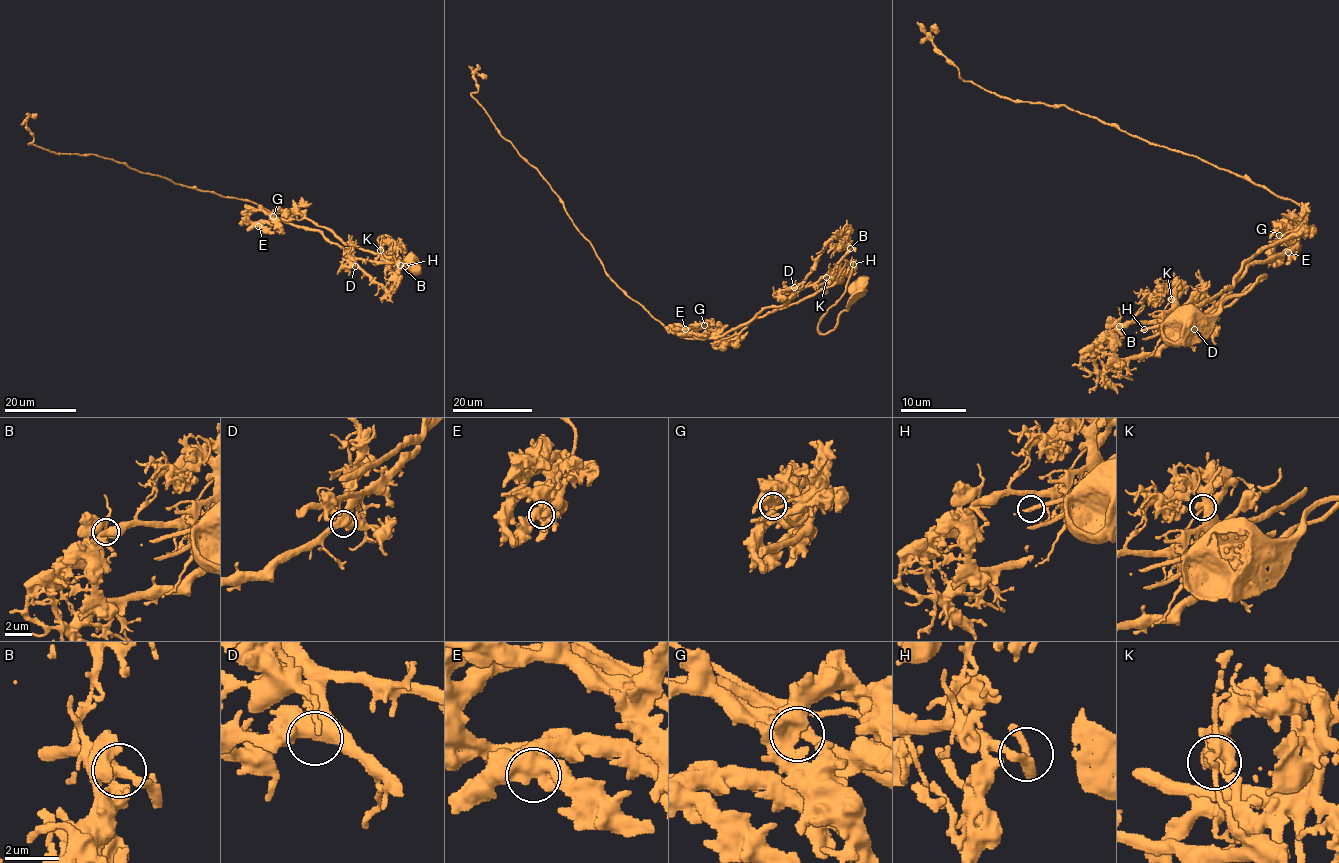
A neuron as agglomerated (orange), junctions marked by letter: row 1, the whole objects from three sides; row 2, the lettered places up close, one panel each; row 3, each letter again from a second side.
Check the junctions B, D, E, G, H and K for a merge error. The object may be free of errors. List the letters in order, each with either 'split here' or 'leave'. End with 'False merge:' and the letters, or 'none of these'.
B: leave
D: leave
E: leave
G: leave
H: leave
K: split here
False merge: K

